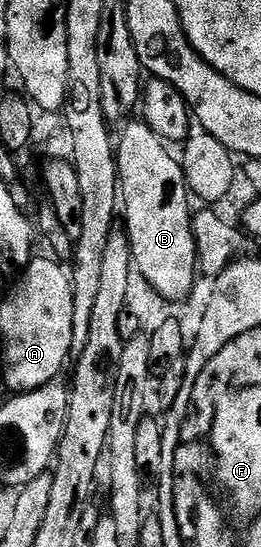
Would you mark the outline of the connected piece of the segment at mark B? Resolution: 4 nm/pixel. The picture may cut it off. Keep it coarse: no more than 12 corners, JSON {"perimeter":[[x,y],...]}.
{"perimeter":[[141,119],[116,141],[132,265],[166,301],[199,272],[181,160]]}

